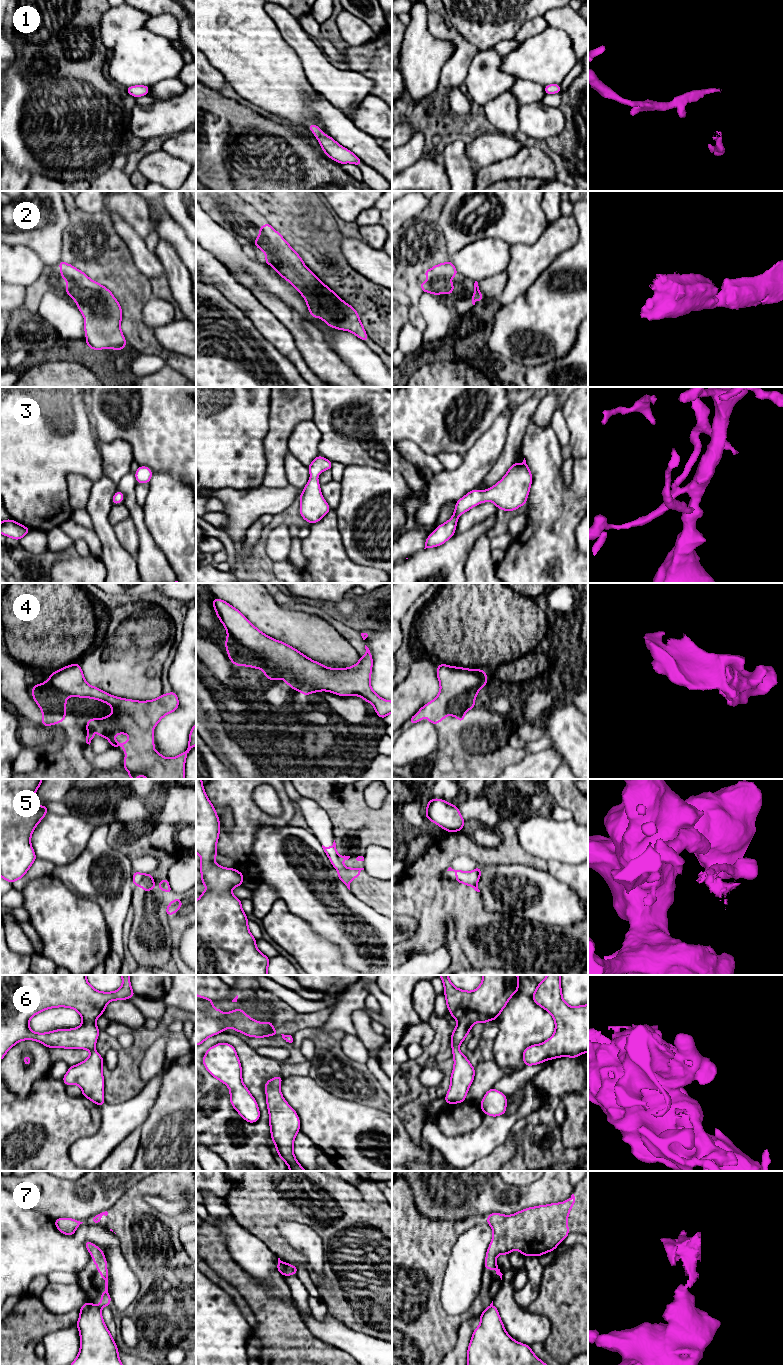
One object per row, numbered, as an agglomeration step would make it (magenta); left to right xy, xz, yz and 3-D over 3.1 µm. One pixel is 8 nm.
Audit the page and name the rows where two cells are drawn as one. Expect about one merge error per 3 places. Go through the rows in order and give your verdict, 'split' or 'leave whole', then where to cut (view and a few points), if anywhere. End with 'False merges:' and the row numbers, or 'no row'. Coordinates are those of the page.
1: split; cut in xz along (345, 148), (333, 159)
2: leave whole; no cut
3: leave whole; no cut
4: leave whole; no cut
5: split; cut in xy along (134, 872), (134, 876), (138, 880), (143, 878)
6: leave whole; no cut
7: split; cut in xy along (97, 1306), (100, 1309)
False merges: 1, 5, 7

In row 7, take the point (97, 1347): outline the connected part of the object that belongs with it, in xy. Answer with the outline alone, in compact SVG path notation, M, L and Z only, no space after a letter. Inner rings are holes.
M87 1301L79 1311L76 1325L80 1333L80 1351L71 1365L123 1365L115 1341L103 1321L101 1309Z

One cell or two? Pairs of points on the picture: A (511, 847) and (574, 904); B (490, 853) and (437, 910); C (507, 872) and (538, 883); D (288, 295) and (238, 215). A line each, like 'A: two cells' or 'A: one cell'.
A: two cells
B: one cell
C: one cell
D: two cells

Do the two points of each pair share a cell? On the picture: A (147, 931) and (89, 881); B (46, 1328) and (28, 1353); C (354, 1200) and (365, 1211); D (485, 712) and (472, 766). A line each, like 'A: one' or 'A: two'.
A: two
B: one
C: one
D: one

